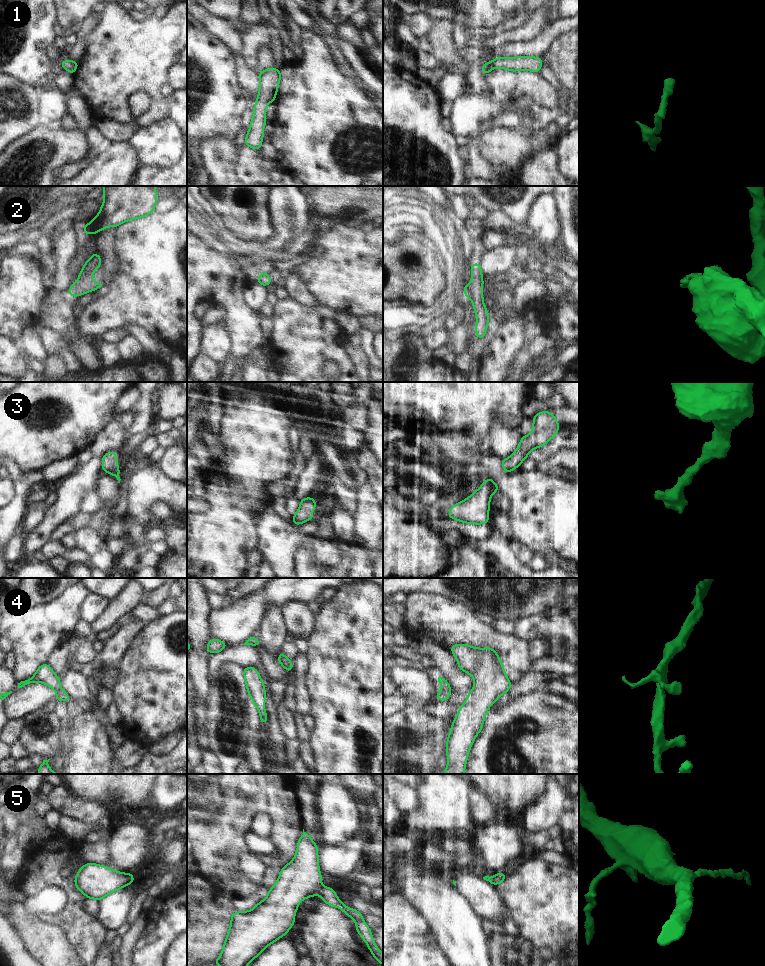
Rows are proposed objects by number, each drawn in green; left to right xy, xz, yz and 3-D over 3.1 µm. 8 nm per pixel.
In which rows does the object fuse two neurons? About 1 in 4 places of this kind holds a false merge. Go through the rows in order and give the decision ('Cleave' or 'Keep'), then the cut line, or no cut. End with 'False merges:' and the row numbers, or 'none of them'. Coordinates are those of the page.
1: Keep. No split
2: Cleave. Split along yz (468, 288), (466, 297)
3: Keep. No split
4: Keep. No split
5: Keep. No split
False merges: 2.

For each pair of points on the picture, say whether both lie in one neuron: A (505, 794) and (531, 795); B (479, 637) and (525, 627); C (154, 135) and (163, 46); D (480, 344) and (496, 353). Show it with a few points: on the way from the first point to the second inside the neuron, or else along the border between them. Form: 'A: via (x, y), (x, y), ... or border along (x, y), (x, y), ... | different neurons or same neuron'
A: via (511, 793), (522, 793), (525, 795) | same neuron
B: border along (514, 634), (525, 640) | different neurons
C: border along (168, 117), (137, 128) | different neurons
D: border along (499, 327), (483, 352), (480, 370) | different neurons

